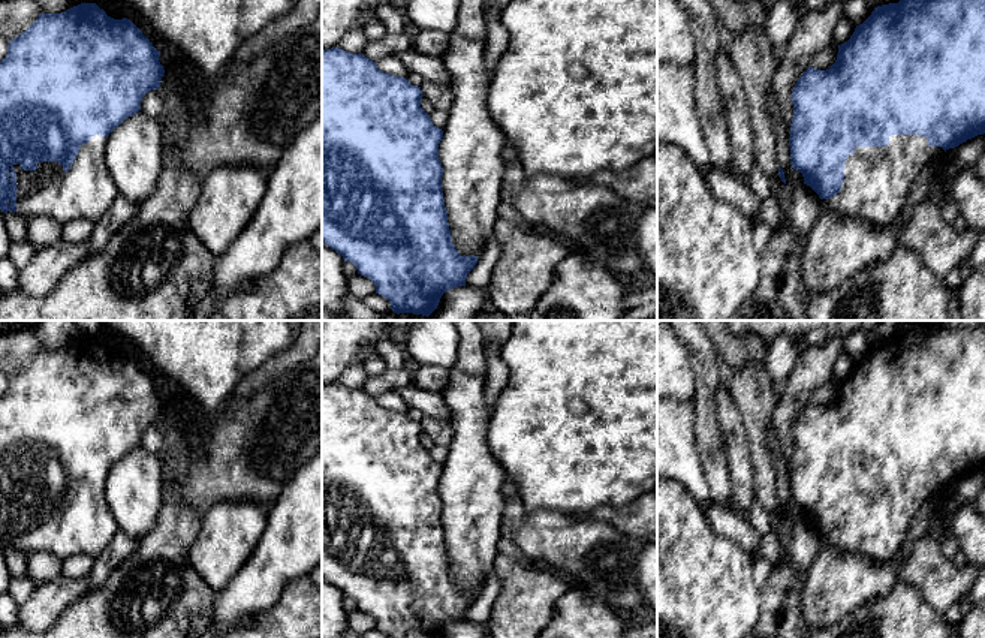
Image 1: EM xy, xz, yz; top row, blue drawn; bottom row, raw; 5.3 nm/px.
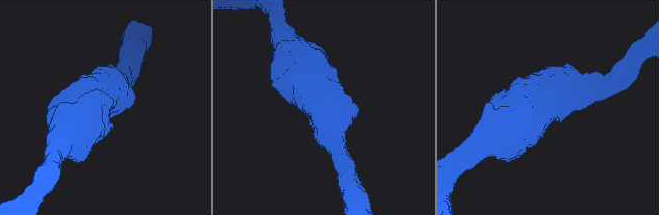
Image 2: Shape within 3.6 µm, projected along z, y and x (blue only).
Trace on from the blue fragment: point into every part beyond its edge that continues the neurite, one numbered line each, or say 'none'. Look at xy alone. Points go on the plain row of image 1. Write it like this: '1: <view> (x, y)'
1: xy (87, 526)

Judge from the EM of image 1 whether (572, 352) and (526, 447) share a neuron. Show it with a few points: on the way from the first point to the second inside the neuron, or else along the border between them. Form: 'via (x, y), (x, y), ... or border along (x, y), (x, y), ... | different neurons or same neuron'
via (572, 376), (563, 411), (550, 424) | same neuron

